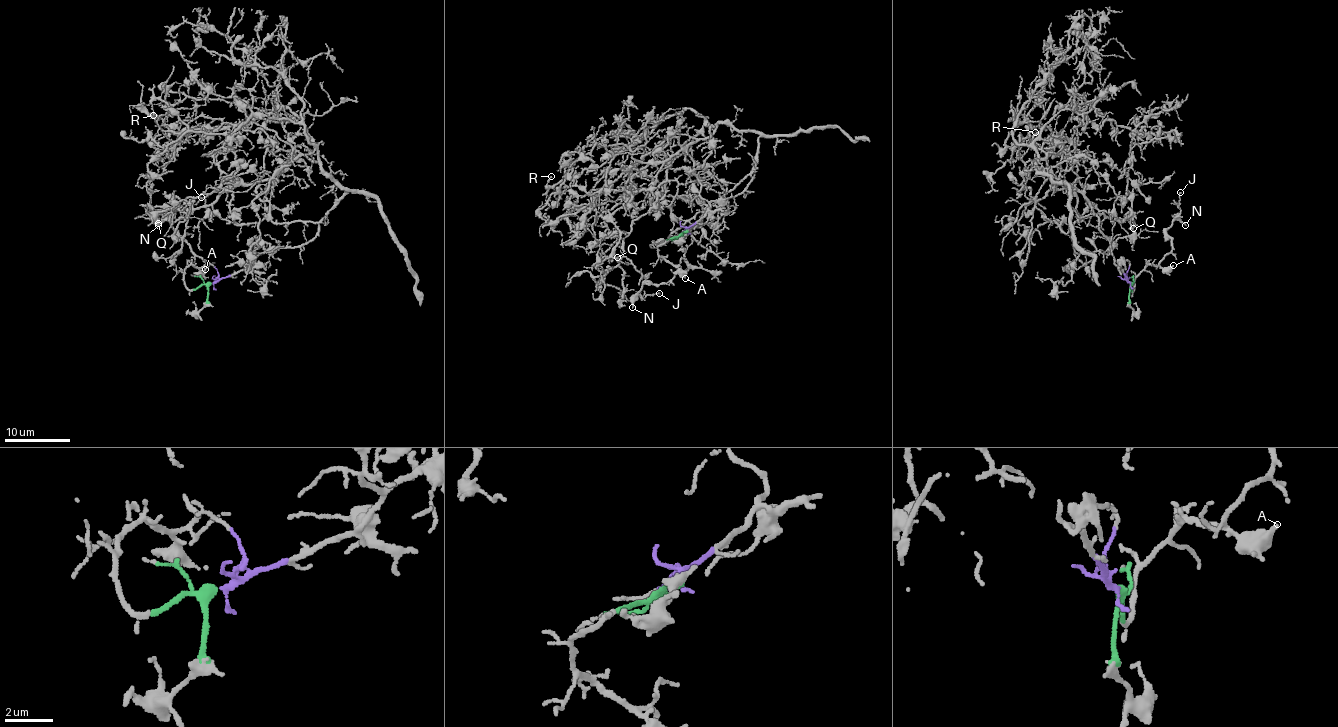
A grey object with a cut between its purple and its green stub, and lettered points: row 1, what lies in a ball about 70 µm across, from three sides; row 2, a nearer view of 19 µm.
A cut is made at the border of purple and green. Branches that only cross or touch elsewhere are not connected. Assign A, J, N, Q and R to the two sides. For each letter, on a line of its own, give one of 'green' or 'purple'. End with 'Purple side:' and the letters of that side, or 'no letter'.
A: green
J: green
N: green
Q: purple
R: purple
Purple side: Q, R

